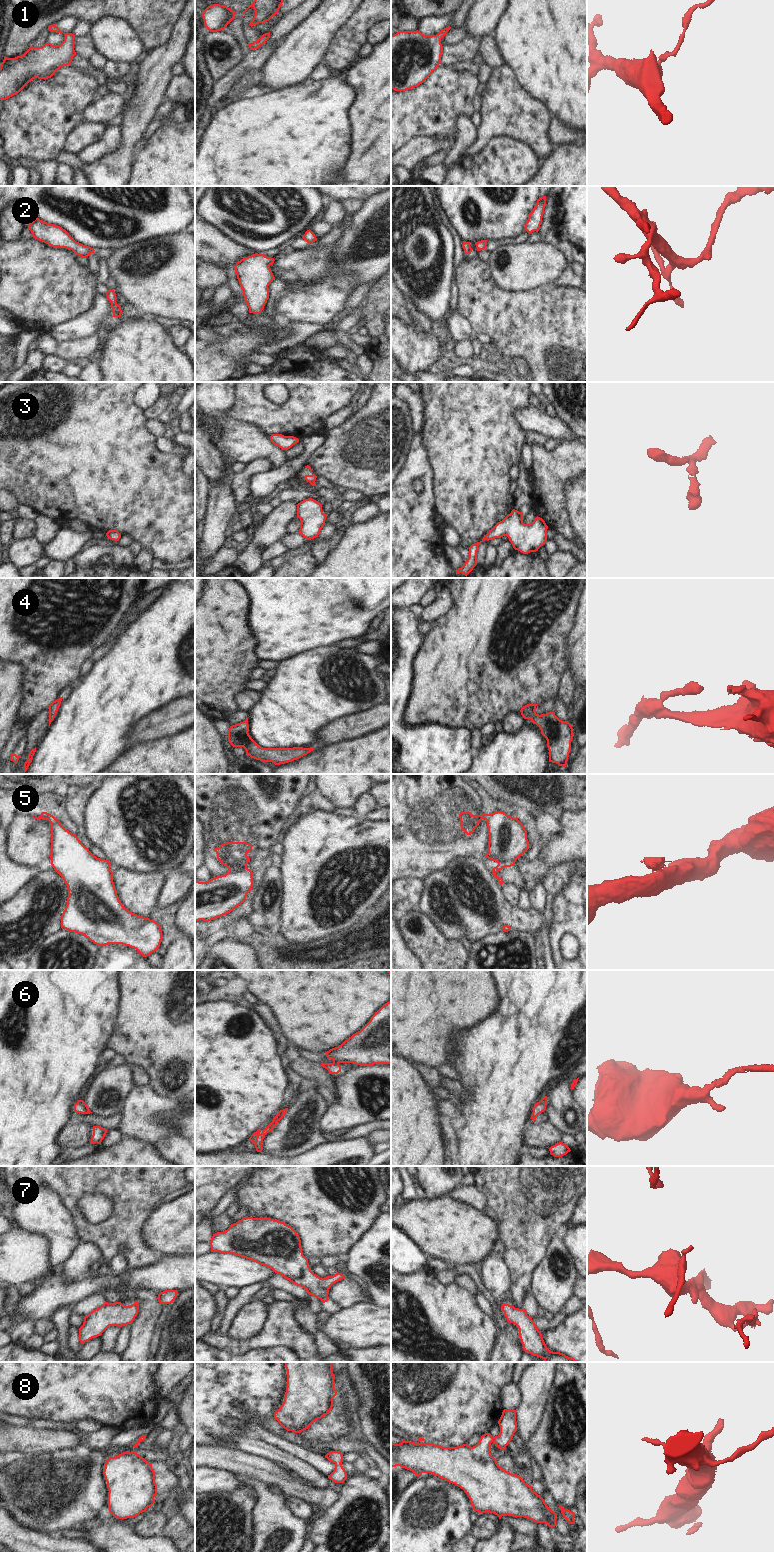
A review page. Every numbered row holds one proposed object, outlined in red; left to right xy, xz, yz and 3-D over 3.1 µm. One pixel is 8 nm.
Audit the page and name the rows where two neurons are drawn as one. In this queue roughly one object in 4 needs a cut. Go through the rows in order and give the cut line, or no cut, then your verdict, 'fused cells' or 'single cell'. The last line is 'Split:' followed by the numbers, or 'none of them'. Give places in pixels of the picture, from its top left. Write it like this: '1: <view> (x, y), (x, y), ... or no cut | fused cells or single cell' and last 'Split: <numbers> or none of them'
1: no cut | single cell
2: no cut | single cell
3: no cut | single cell
4: no cut | single cell
5: xz (247, 868), (229, 871) | fused cells
6: no cut | single cell
7: no cut | single cell
8: no cut | single cell
Split: 5

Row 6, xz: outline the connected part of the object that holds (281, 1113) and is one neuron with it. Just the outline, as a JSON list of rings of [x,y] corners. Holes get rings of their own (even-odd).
[[[288,1108],[280,1110],[278,1114],[273,1118],[272,1122],[265,1129],[263,1129],[262,1132],[260,1130],[257,1130],[251,1135],[249,1140],[255,1145],[257,1152],[262,1152],[262,1142],[265,1135],[273,1130],[277,1123],[284,1117],[287,1110]]]

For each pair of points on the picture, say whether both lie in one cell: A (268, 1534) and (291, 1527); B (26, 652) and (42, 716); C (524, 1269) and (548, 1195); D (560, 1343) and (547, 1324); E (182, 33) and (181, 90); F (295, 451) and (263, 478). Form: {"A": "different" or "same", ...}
{"A": "same", "B": "different", "C": "same", "D": "different", "E": "different", "F": "different"}

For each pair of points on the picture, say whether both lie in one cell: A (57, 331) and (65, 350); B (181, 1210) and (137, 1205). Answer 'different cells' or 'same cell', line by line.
A: different cells
B: different cells

